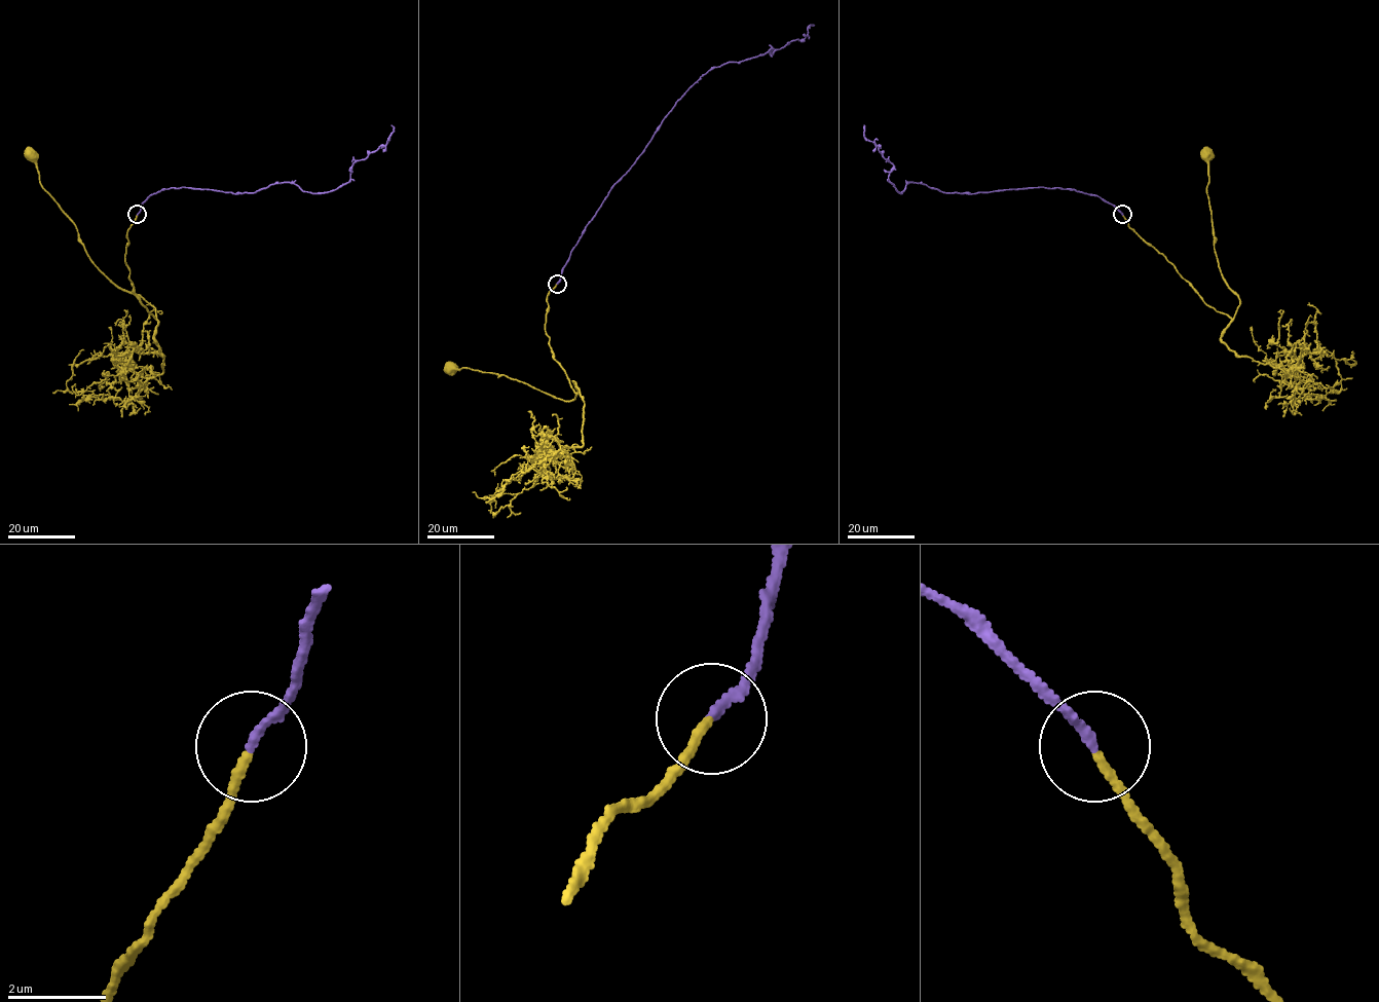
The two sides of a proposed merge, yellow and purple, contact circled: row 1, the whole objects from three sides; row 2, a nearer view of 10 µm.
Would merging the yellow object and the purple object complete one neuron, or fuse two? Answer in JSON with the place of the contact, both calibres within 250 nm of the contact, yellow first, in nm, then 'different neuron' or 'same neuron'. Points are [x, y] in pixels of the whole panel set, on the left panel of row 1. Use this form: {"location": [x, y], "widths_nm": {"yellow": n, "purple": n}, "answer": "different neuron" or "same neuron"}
{"location": [137, 214], "widths_nm": {"yellow": 170, "purple": 180}, "answer": "same neuron"}

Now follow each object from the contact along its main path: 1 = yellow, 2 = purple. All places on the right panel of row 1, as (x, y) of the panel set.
1: (1122, 215), (1128, 225), (1170, 263), (1201, 299), (1233, 318), (1239, 299), (1228, 286), (1215, 252), (1205, 154)
2: (1122, 215), (1068, 188), (943, 192), (908, 182), (899, 192), (889, 179), (893, 165), (864, 124)

